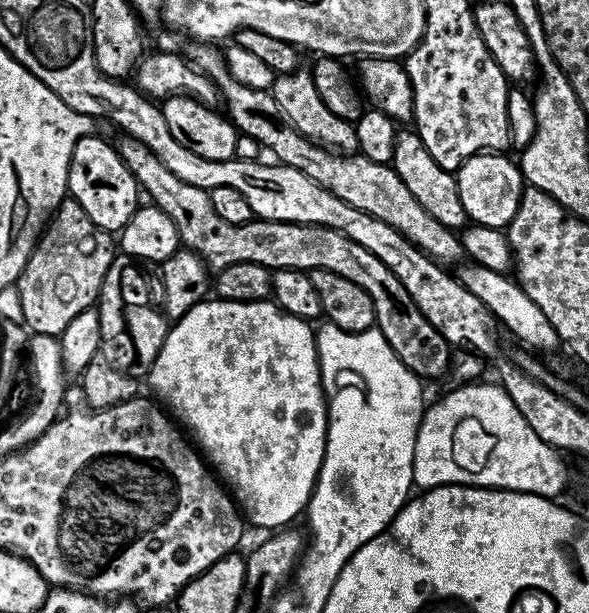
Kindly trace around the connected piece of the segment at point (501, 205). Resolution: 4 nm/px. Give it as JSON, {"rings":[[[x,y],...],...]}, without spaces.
{"rings":[[[479,152],[456,169],[454,175],[458,198],[462,198],[462,206],[472,224],[504,230],[514,218],[514,214],[518,214],[518,202],[524,193],[526,181],[519,163],[510,157],[511,155],[499,152]]]}

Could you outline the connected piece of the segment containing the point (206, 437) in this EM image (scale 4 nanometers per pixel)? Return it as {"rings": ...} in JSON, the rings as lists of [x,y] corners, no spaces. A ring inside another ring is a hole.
{"rings":[[[219,298],[201,300],[173,324],[176,325],[167,329],[164,344],[158,349],[152,369],[148,371],[147,383],[152,383],[153,390],[157,392],[155,395],[177,417],[180,415],[184,419],[183,427],[189,433],[192,431],[200,439],[199,451],[206,457],[207,463],[218,473],[219,479],[230,489],[235,503],[239,505],[243,515],[249,521],[252,519],[258,527],[268,528],[264,530],[280,530],[291,525],[292,519],[299,512],[301,515],[308,507],[308,498],[312,494],[312,489],[316,487],[316,478],[320,472],[320,461],[324,458],[323,445],[328,433],[328,406],[324,387],[320,381],[320,359],[316,357],[316,332],[313,325],[302,318],[291,316],[289,312],[283,312],[271,299],[258,302],[230,302]]]}

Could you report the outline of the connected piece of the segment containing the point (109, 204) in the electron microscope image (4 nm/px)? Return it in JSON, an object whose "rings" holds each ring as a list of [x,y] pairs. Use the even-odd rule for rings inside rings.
{"rings":[[[84,136],[71,145],[72,157],[68,167],[68,190],[71,199],[76,200],[82,210],[100,228],[119,233],[138,207],[136,192],[138,185],[132,171],[122,162],[115,147],[107,144],[100,136]]]}

